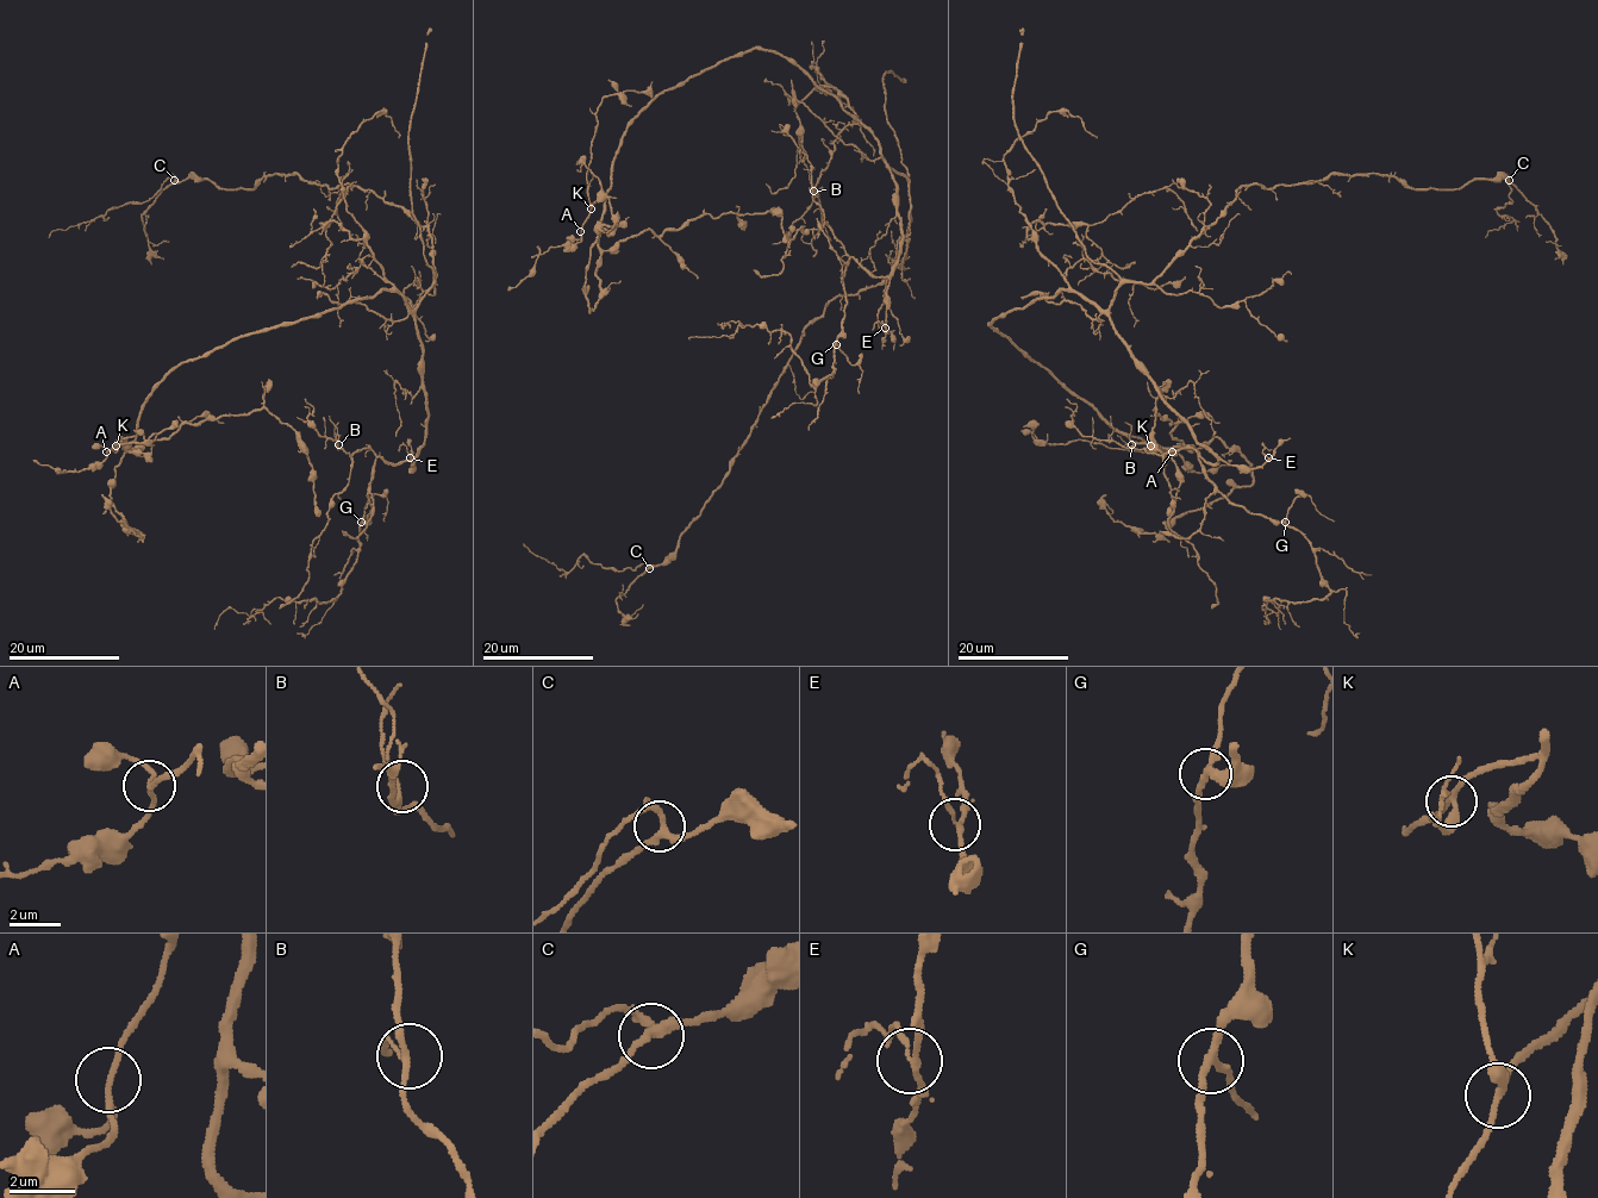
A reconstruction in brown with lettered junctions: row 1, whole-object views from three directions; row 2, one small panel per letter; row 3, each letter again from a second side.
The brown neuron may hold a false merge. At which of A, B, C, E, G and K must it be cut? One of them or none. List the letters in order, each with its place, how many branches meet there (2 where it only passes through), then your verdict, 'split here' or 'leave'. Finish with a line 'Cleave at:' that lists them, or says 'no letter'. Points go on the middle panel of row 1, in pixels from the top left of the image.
A: (580, 231) | 3 | leave
B: (813, 191) | 3 | leave
C: (649, 568) | 3 | leave
E: (885, 328) | 3 | leave
G: (836, 344) | 3 | leave
K: (591, 208) | 3 | leave
Cleave at: no letter

